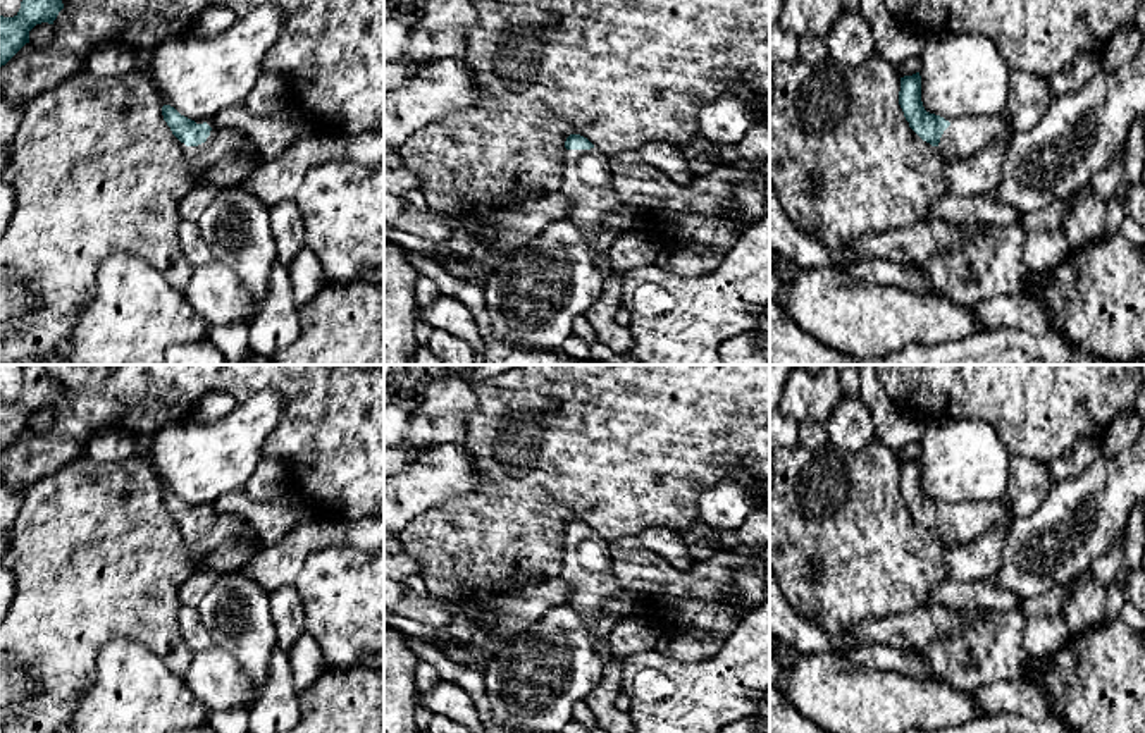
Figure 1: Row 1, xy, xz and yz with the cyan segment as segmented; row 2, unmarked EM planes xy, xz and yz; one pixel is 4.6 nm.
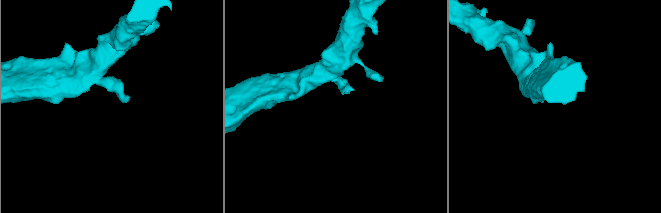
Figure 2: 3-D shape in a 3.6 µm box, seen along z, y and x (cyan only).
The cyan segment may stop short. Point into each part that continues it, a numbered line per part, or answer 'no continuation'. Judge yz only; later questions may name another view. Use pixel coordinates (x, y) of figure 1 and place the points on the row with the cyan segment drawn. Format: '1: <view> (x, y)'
1: yz (965, 136)

